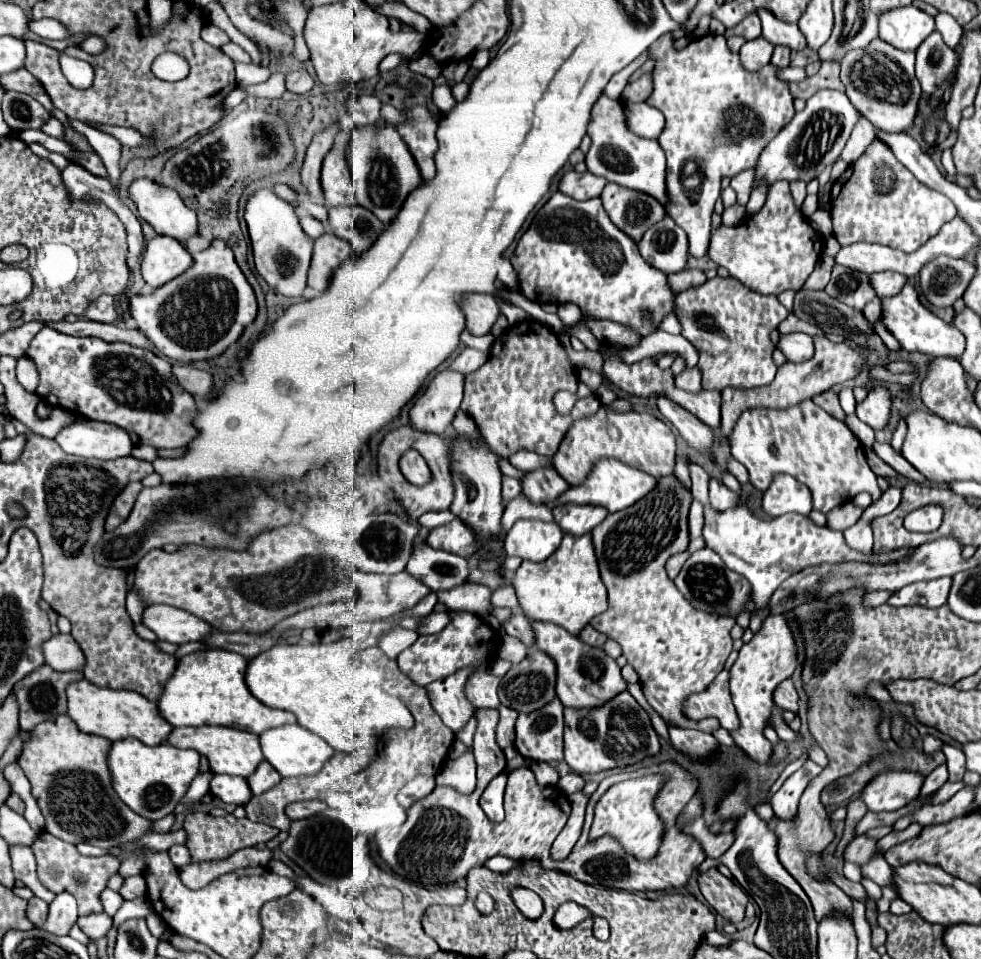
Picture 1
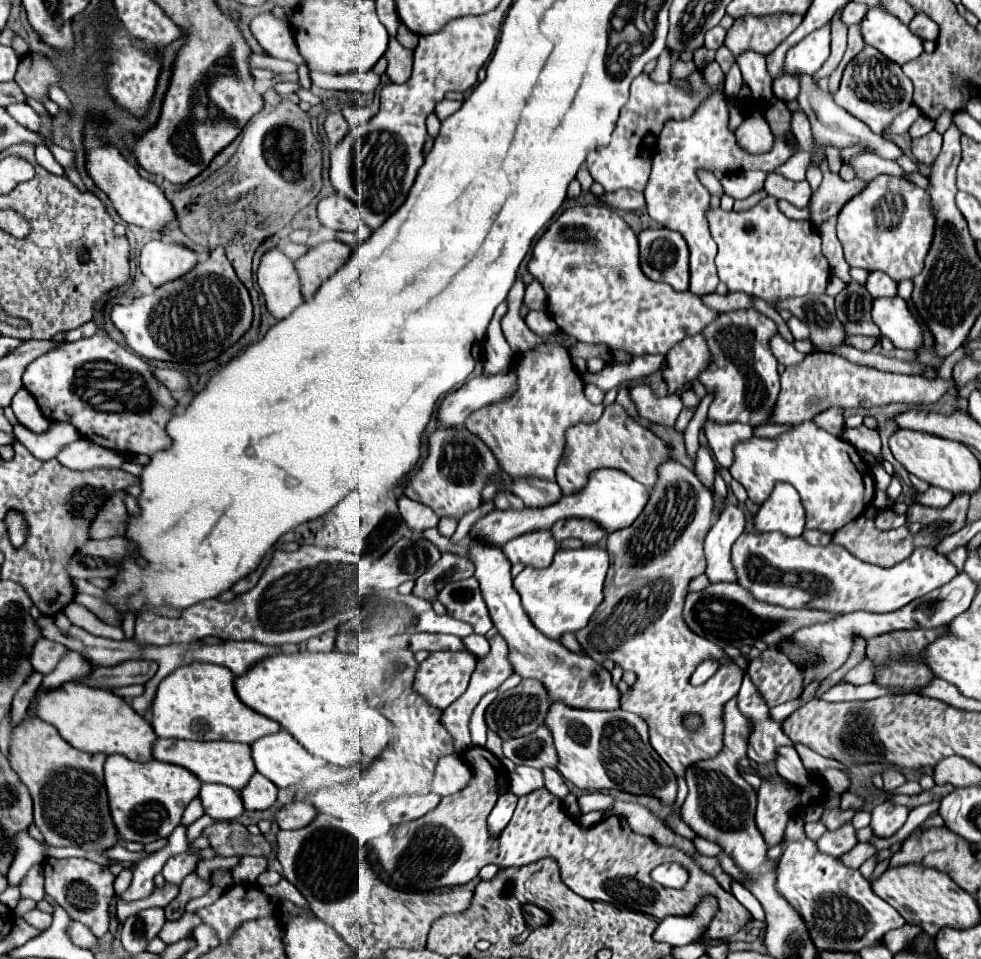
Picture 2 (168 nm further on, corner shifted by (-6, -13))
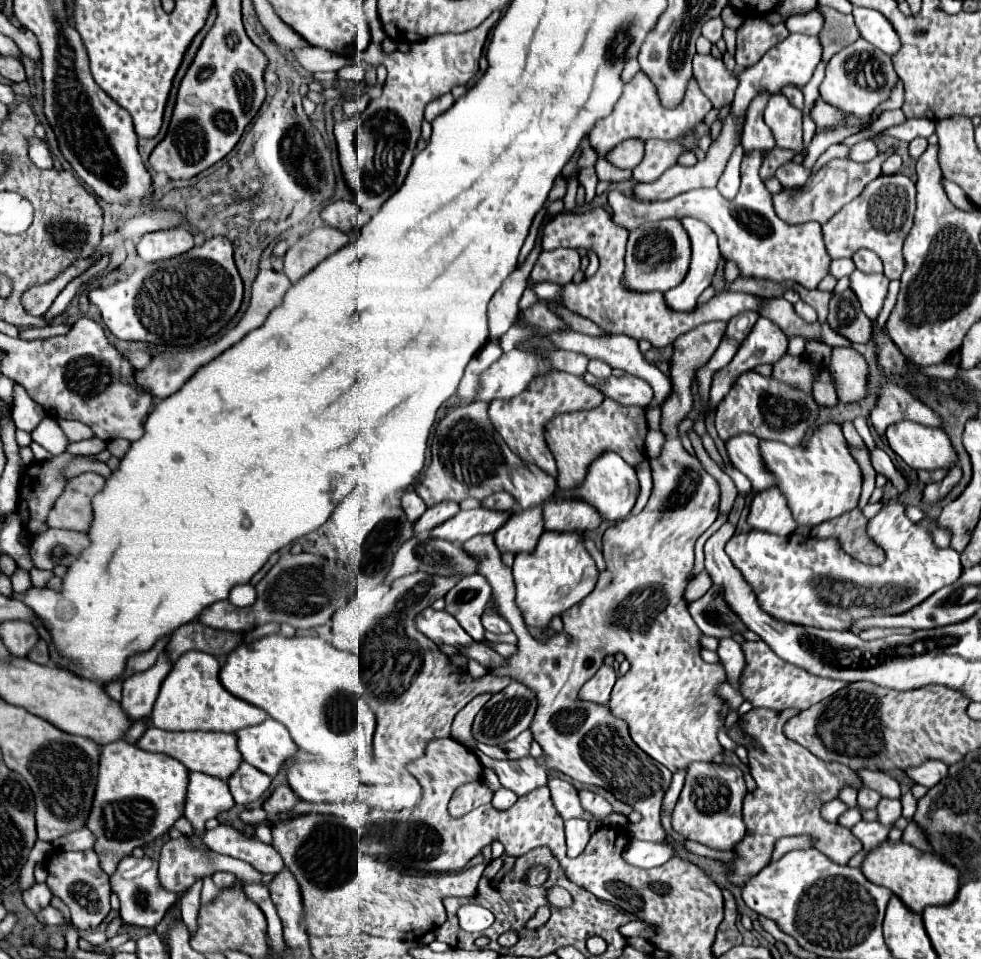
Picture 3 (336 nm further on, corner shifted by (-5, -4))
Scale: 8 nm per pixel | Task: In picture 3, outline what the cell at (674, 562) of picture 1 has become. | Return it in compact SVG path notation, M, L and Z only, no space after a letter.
M700 572L698 576L694 576L688 586L686 586L686 602L698 600L698 596L702 596L704 592L708 592L712 586L712 578L708 572Z

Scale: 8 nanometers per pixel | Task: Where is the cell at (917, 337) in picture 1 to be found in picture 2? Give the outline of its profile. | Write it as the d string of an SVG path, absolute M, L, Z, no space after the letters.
M875 299L871 315L881 329L881 335L891 339L897 349L911 353L919 353L923 349L923 325L915 319L905 299Z

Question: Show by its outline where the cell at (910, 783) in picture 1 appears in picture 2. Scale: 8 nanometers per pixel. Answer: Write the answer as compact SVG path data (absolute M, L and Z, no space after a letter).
M885 801L877 805L871 813L871 829L877 837L891 837L909 815L909 807L905 805L893 805L891 801Z

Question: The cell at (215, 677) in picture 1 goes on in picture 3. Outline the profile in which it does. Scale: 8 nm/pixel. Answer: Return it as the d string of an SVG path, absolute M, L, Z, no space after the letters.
M206 652L182 654L162 682L158 700L152 710L152 724L156 728L170 732L196 730L236 732L240 728L264 722L268 714L226 692L224 686L218 682L218 672L220 664L214 656Z

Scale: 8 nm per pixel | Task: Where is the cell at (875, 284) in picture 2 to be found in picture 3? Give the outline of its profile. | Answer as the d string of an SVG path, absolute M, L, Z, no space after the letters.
M858 250L854 256L852 256L854 264L858 270L862 272L868 272L868 274L874 274L874 272L882 272L882 260L872 252L872 250Z

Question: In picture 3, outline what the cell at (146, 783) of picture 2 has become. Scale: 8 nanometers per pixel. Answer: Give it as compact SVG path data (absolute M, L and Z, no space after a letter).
M118 740L114 744L106 744L100 754L98 780L94 790L94 802L90 810L90 818L86 818L86 828L94 834L94 852L100 858L100 866L106 874L112 874L120 862L120 858L132 854L134 848L144 846L158 836L166 834L178 818L184 816L184 798L188 786L188 770L174 758L164 754L144 752L134 744Z

